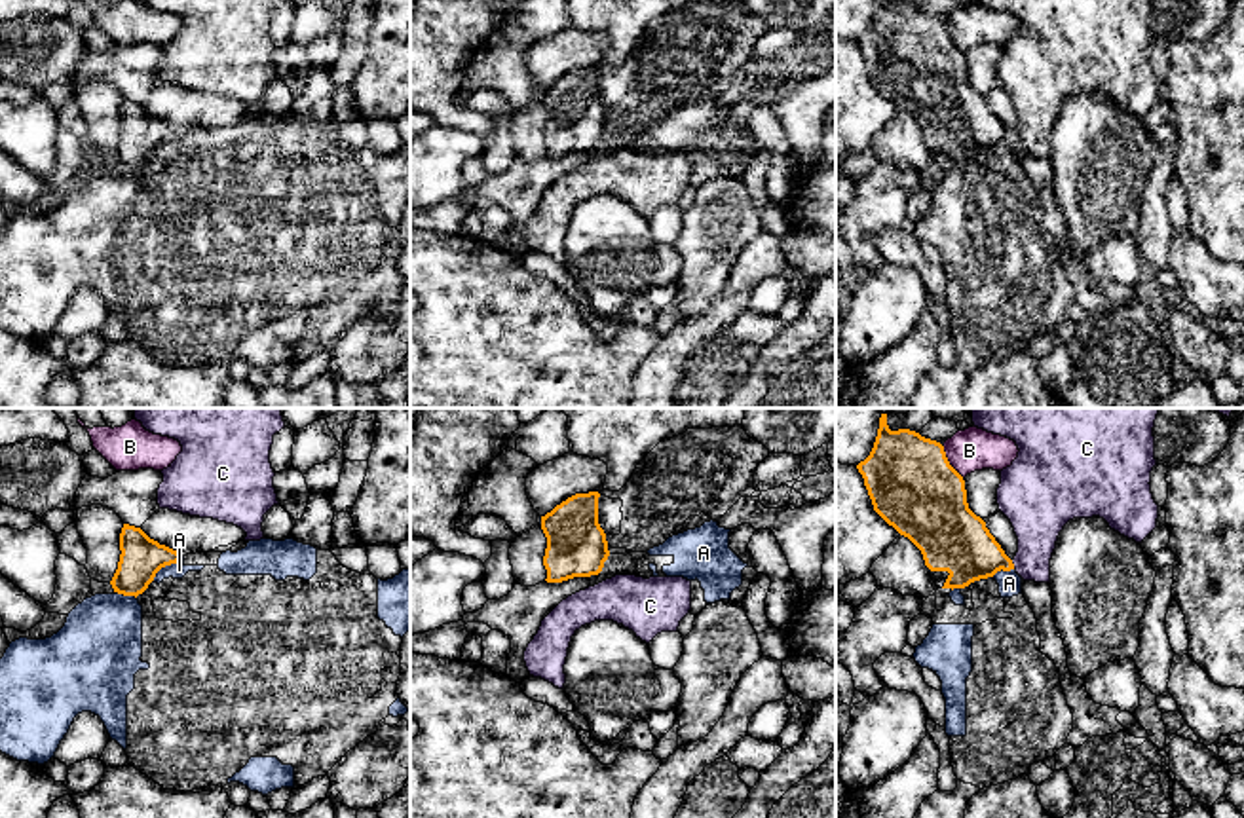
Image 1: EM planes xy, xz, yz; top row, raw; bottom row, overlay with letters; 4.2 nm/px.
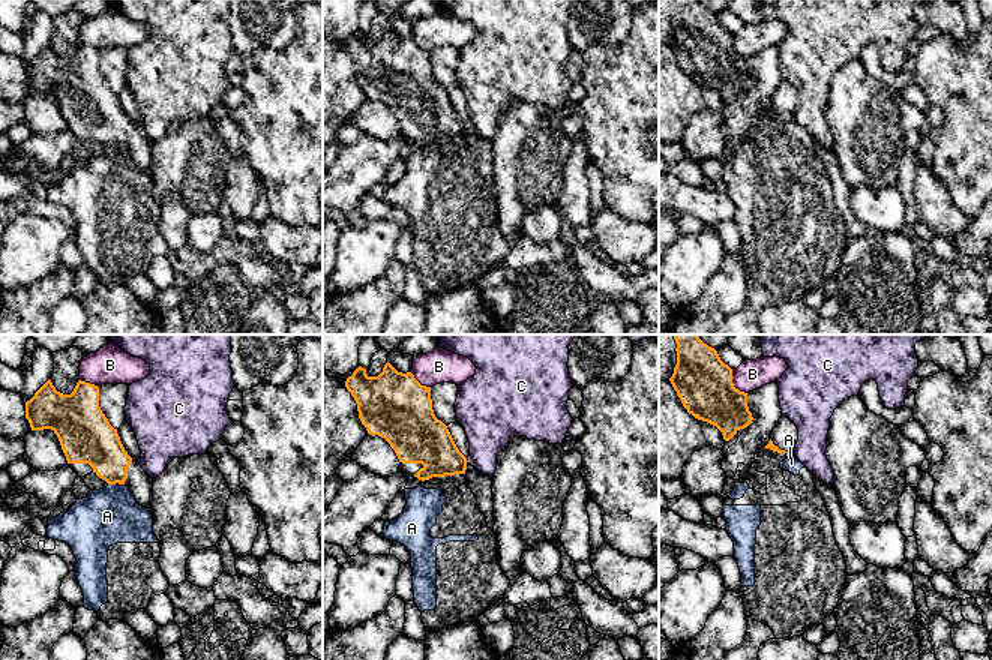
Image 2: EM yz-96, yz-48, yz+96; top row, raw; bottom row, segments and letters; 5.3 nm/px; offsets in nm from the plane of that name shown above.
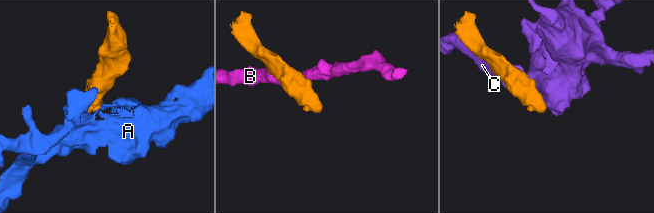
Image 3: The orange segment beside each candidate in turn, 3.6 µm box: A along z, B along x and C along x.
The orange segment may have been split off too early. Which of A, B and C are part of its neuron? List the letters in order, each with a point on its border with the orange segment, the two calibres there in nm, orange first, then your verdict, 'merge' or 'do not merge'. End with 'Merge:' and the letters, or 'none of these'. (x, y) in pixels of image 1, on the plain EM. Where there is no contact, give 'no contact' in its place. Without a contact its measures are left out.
A: xy (166, 139) | 180/70 nm | do not merge
B: yz (948, 37) | 360/180 nm | do not merge
C: yz (1013, 139) | 260/260 nm | do not merge
Merge: none of these

